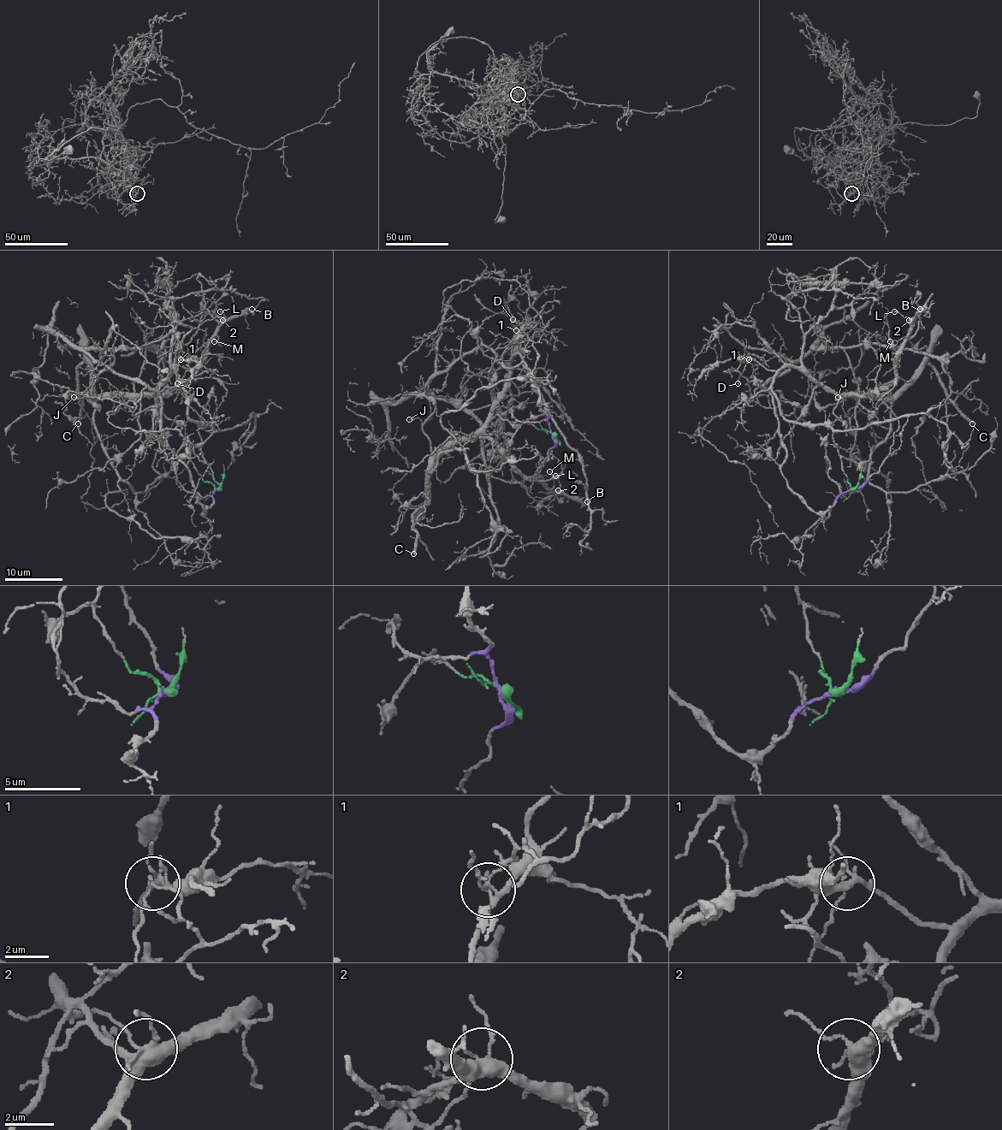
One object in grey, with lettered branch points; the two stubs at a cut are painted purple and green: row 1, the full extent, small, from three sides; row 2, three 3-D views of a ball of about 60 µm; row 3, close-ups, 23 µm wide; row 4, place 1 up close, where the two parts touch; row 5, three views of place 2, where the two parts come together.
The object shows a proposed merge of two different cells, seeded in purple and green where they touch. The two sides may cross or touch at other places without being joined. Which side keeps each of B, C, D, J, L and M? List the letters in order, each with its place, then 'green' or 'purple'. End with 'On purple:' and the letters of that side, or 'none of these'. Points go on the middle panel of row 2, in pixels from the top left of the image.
B: at (587, 501); green
C: at (413, 553); green
D: at (512, 319); green
J: at (409, 419); green
L: at (555, 476); green
M: at (549, 471); green
On purple: none of these

